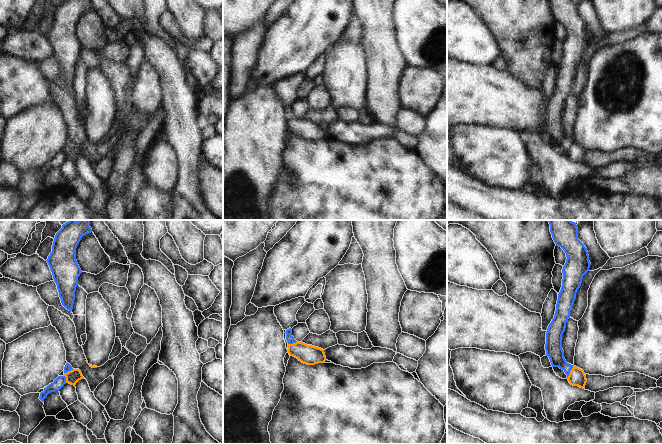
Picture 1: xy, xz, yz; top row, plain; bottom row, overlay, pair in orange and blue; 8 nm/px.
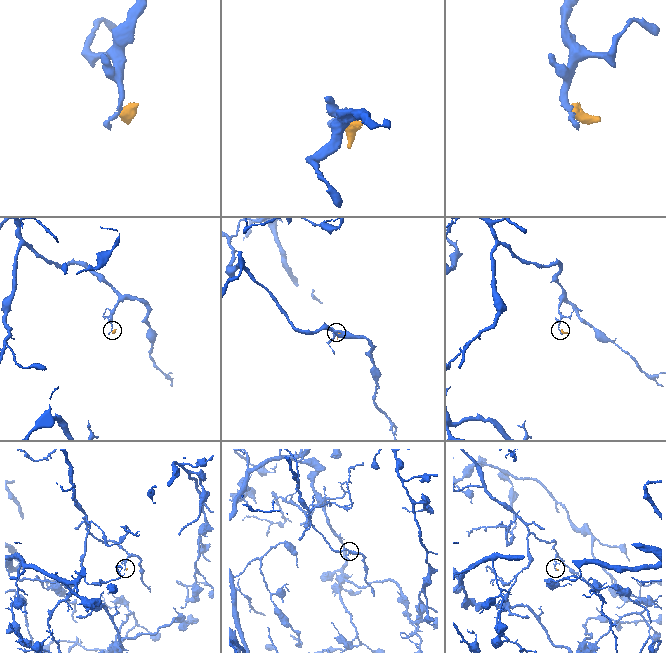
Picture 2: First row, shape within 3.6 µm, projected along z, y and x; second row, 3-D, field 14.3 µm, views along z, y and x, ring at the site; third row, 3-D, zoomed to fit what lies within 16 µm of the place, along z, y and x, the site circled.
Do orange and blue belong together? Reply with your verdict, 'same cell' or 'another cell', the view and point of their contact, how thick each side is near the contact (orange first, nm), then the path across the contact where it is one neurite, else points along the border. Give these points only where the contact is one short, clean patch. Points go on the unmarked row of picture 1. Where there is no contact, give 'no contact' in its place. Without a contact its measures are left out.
another cell | yz (570, 148) | 140/140 nm | along yz (573, 141), (567, 154)

